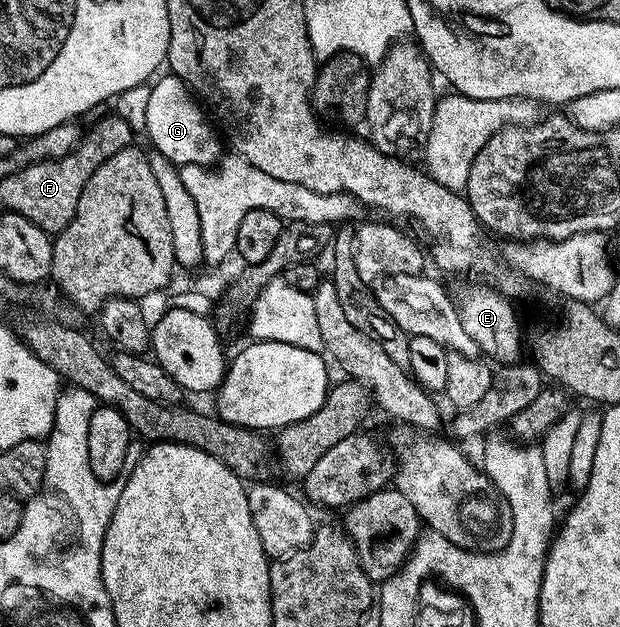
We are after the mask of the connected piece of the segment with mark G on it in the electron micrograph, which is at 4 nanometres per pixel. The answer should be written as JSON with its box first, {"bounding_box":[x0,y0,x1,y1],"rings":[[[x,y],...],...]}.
{"bounding_box":[144,75,222,165],"rings":[[[164,75],[151,85],[153,88],[149,90],[148,101],[144,104],[144,128],[148,131],[149,142],[156,147],[153,149],[166,157],[171,164],[215,165],[222,156],[222,140],[217,129],[210,123],[205,109],[198,103],[192,89],[179,76]]]}

